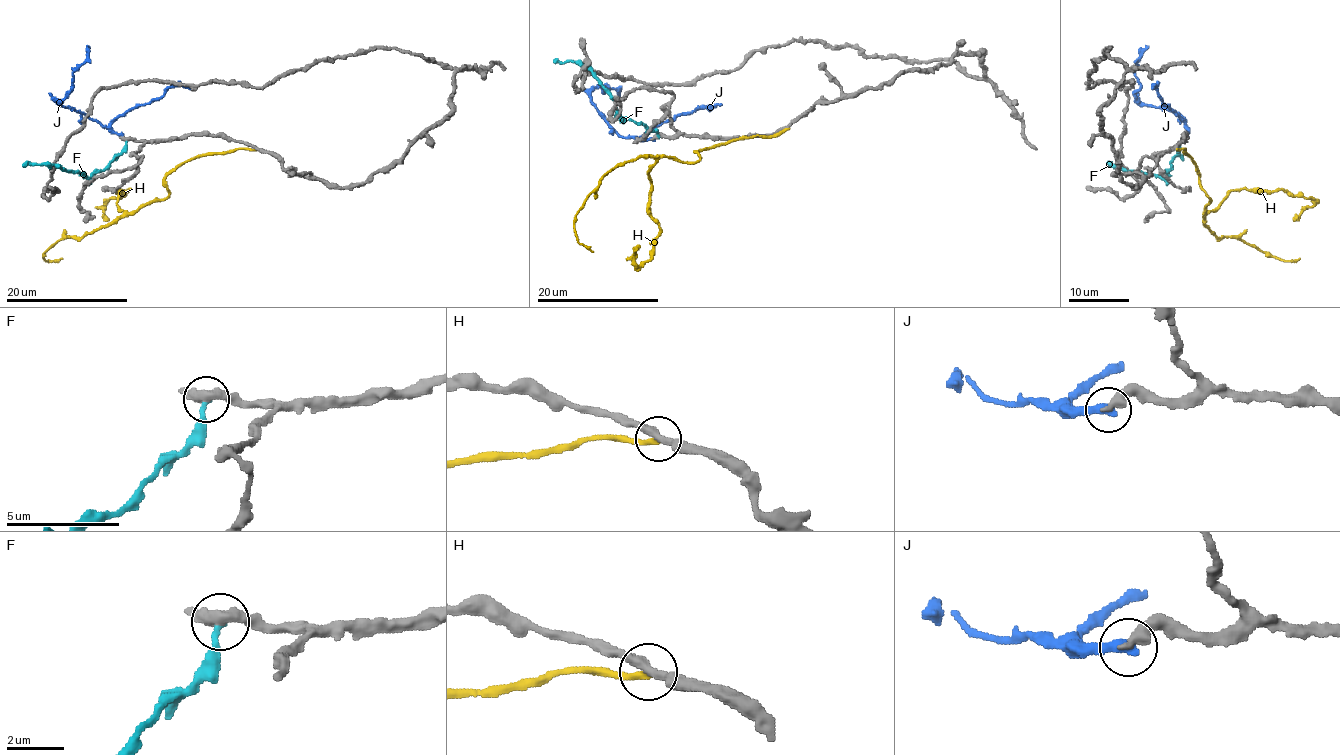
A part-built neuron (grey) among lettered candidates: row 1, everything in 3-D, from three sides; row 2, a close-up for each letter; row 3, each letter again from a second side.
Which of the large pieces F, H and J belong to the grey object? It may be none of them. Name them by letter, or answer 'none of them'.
none of them

